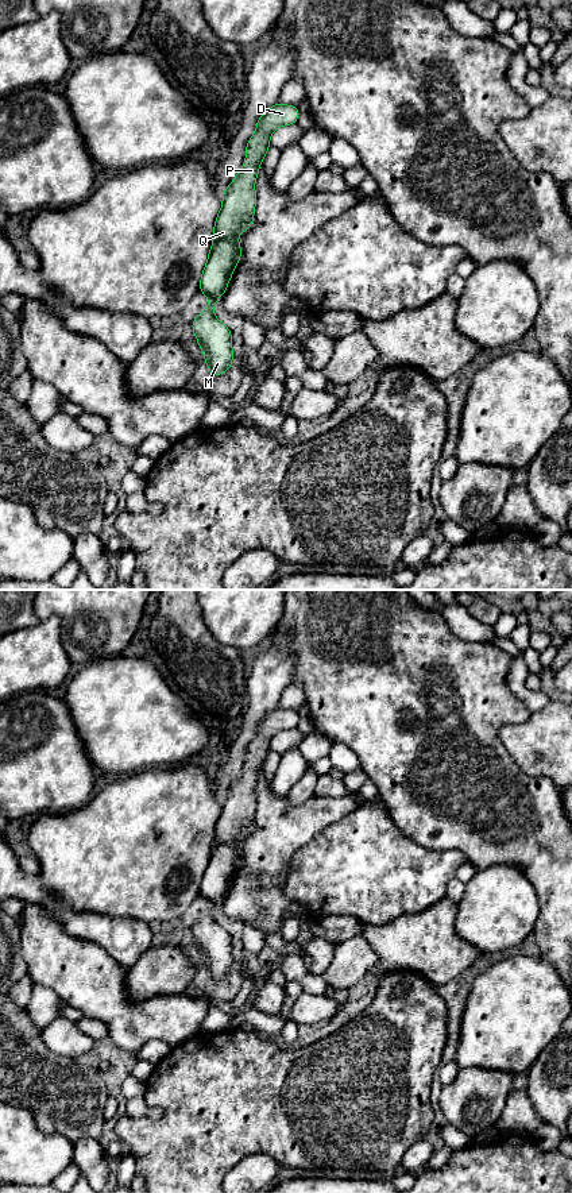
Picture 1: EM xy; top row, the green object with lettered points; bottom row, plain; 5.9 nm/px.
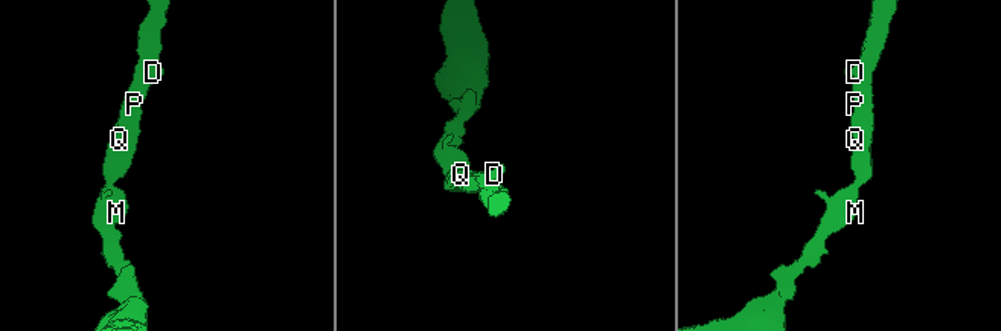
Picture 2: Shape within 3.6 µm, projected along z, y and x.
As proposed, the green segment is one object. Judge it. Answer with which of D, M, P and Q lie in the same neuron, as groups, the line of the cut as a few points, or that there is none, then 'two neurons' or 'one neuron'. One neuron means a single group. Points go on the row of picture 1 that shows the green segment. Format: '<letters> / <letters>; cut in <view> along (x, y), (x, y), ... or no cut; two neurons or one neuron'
D M P Q; no cut; one neuron

